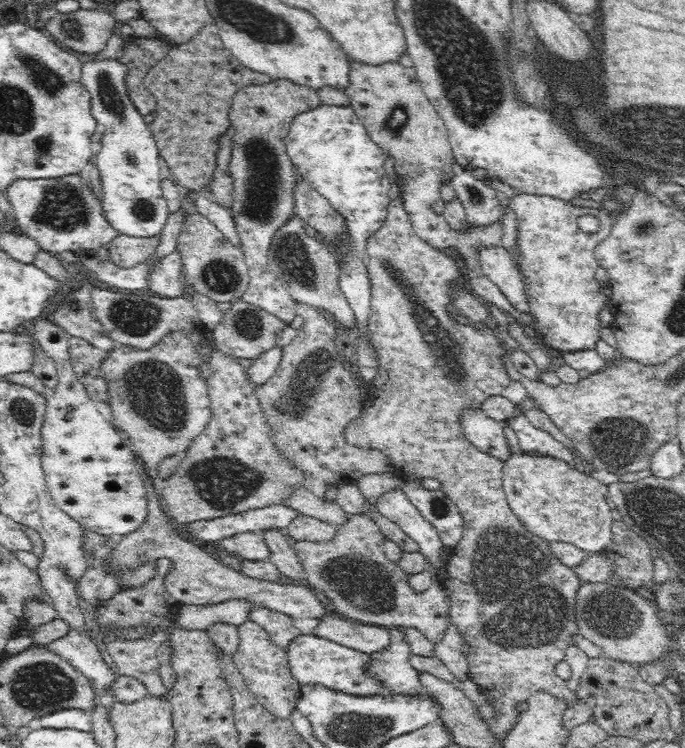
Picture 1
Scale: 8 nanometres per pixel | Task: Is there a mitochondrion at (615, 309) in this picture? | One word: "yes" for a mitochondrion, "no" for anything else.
no

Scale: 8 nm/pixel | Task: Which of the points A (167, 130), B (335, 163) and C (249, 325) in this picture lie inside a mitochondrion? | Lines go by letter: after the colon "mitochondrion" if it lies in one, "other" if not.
A: other
B: other
C: mitochondrion

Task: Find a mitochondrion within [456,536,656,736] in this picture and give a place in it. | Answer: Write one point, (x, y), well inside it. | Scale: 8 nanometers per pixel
(612, 614)

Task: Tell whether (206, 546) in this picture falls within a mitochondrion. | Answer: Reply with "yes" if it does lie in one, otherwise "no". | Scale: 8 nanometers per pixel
no

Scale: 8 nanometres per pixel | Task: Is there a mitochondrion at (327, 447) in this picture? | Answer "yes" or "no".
no

